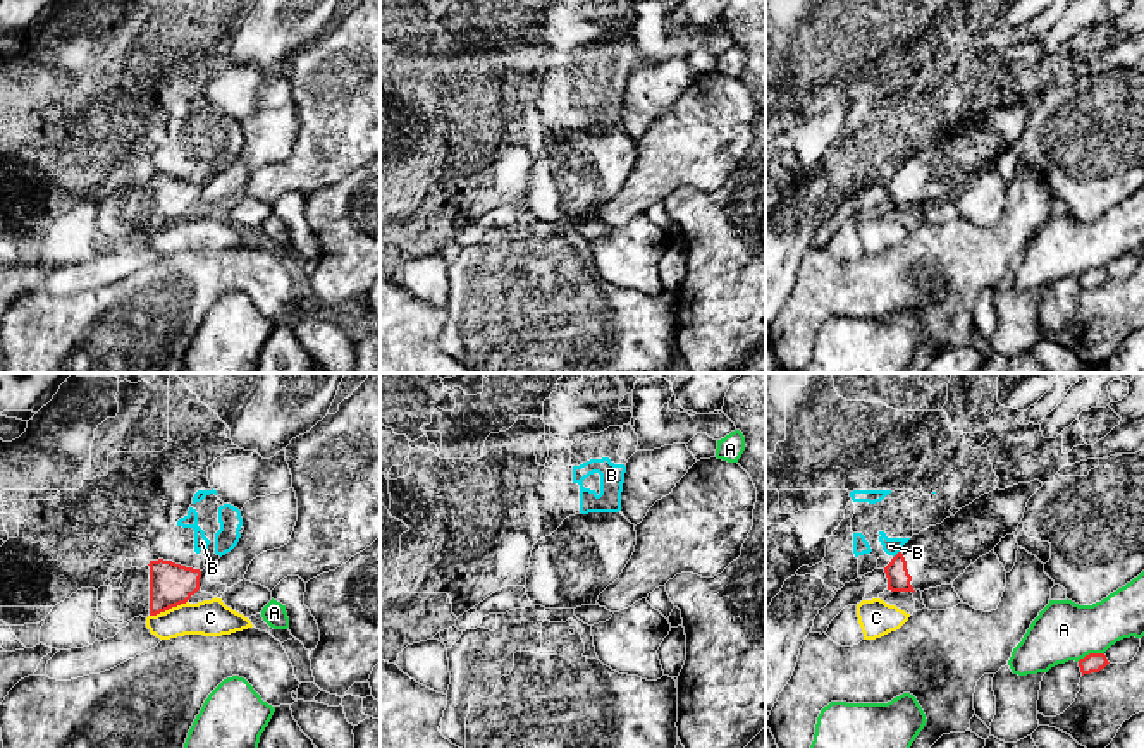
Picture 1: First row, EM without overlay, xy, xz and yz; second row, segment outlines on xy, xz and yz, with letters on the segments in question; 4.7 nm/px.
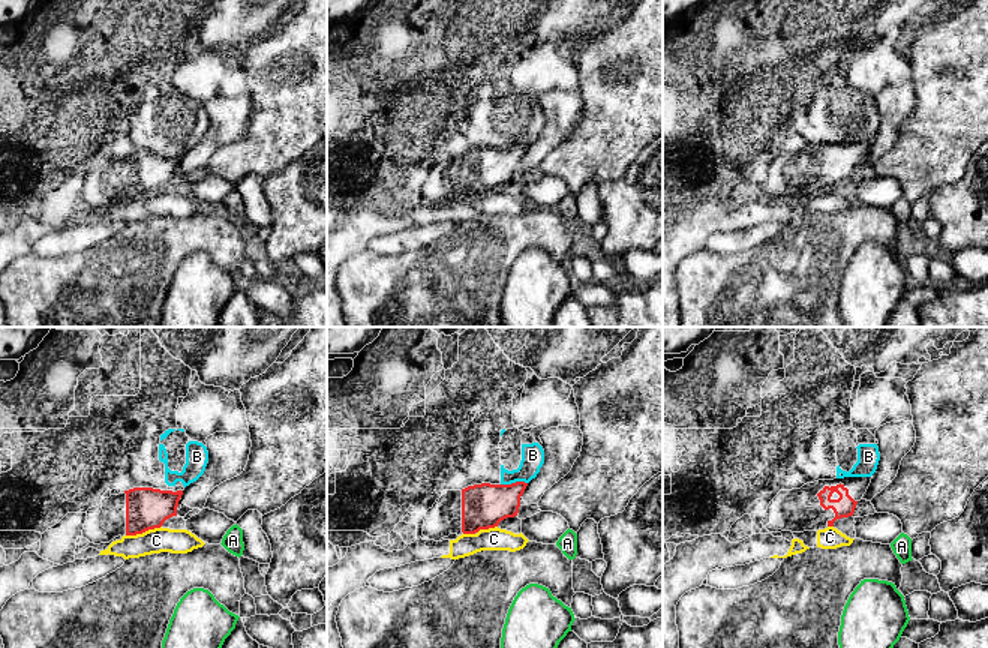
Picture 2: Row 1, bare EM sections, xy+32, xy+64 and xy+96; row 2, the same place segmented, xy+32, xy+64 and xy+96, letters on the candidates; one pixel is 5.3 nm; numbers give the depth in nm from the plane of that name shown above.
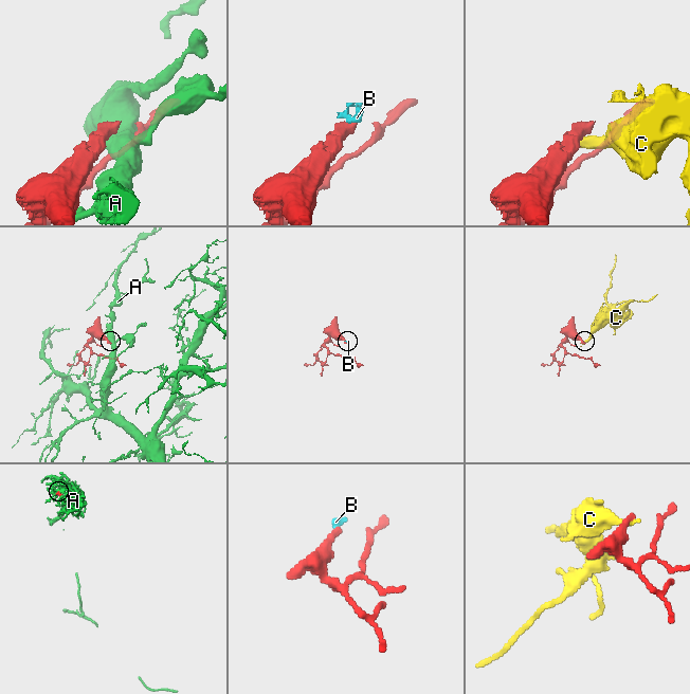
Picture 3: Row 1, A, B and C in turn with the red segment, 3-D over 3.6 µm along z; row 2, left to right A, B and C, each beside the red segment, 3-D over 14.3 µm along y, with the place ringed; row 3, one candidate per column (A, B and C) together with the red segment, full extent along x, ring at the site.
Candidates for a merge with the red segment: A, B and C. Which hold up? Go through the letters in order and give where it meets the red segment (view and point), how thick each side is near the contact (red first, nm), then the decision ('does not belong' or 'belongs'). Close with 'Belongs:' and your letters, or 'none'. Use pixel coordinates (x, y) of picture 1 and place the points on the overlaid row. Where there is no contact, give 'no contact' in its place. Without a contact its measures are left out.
A: meets red in yz at (1089, 654); 90 nm thick on the red side, 280 nm on the other; does not belong
B: meets red in yz at (897, 554); 110 nm thick on the red side, 80 nm on the other; does not belong
C: meets red in xy at (167, 609); 200 nm thick on the red side, 180 nm on the other; does not belong
Belongs: none

